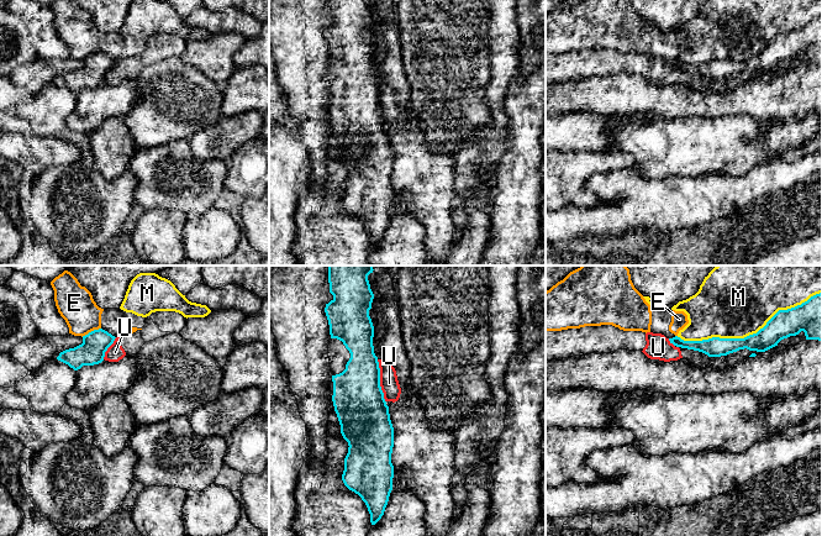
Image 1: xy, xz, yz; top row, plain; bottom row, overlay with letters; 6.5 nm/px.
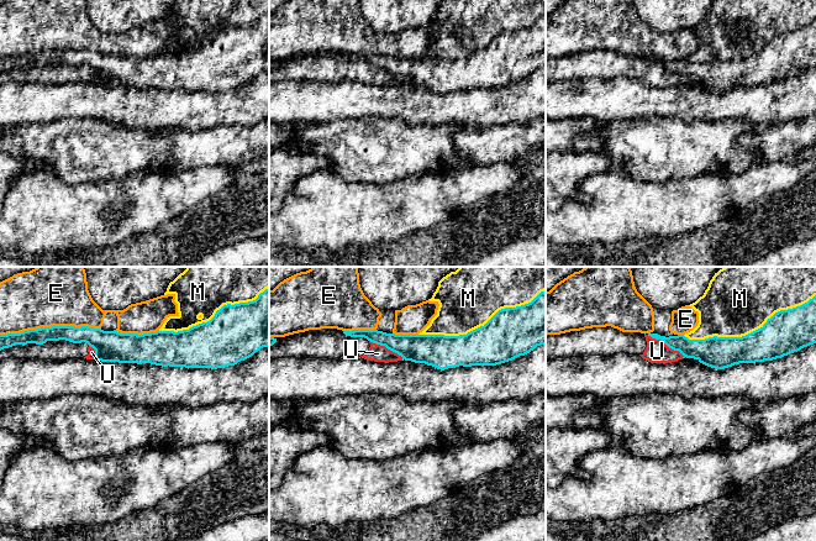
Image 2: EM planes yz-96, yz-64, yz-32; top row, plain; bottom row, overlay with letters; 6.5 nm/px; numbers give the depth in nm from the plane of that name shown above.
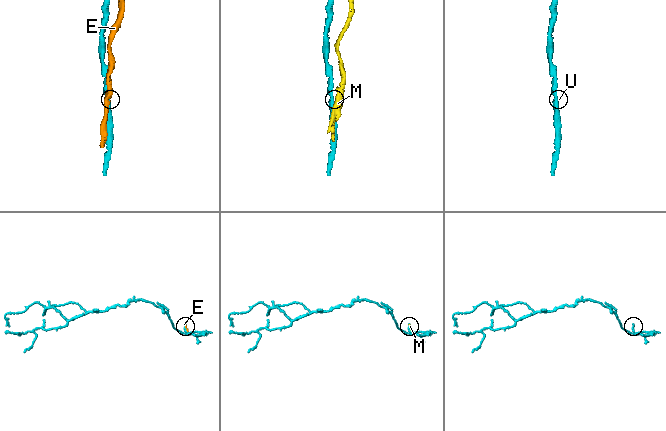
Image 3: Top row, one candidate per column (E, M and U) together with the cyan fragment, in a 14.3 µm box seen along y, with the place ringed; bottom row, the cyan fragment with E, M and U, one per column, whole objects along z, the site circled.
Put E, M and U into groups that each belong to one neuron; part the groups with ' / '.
E / M / U

